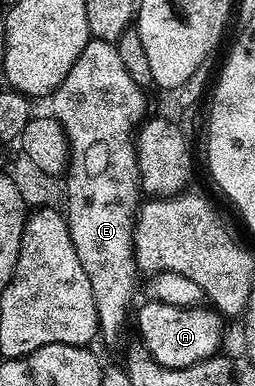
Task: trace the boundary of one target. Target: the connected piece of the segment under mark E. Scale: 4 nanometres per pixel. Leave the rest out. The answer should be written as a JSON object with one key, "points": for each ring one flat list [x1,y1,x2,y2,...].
{"points":[[90,39,82,55,78,55,74,67,70,67,70,75,62,79,50,98,51,116,65,129,71,153,66,172,68,240,74,251,78,251,78,263,82,263,82,271,86,271,90,279,90,291,94,291,94,303,98,311,98,337,101,342,104,340,108,349,120,349,124,344,129,344,128,325,130,329,130,314,134,309,132,296,136,293,138,270,136,254,132,252,132,230,138,202,142,197,134,132,146,117,144,93,141,85,130,79,130,71,126,71,126,66,122,64,115,44]]}

